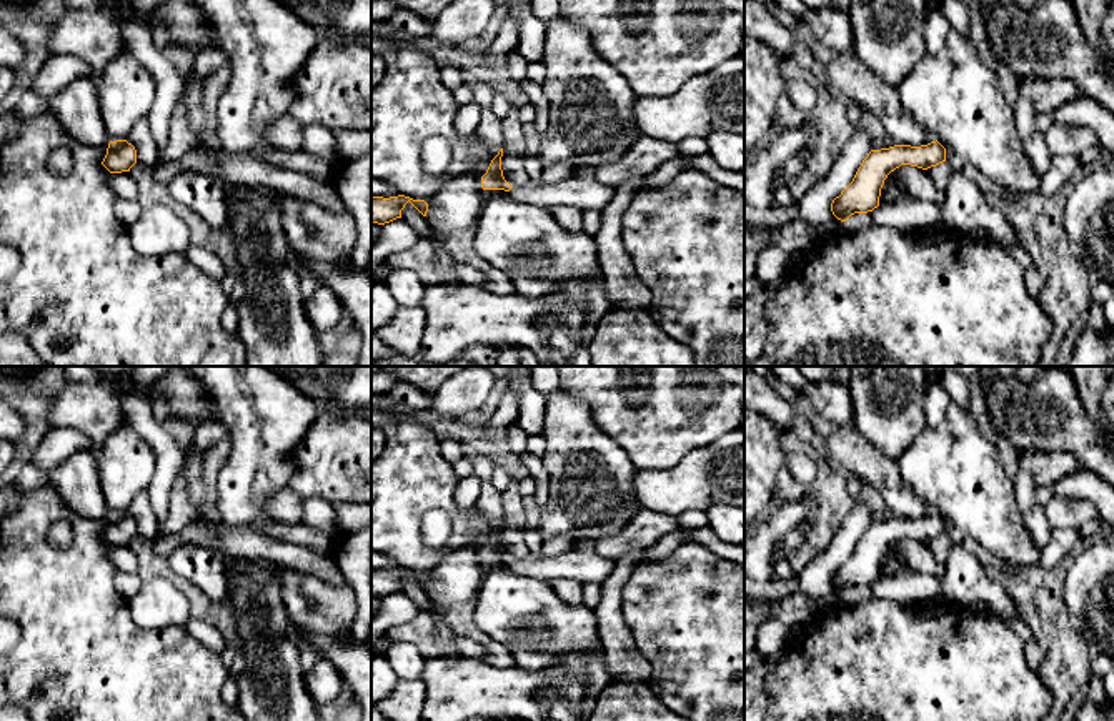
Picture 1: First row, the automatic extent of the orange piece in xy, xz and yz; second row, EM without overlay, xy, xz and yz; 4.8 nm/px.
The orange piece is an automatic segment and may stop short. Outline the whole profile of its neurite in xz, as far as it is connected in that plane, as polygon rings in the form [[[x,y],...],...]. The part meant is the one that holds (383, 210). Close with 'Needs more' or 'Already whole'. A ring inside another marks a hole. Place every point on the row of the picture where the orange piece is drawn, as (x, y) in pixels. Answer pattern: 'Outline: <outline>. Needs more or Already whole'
Outline: [[[405,195],[398,196],[371,196],[371,221],[378,225],[390,223],[401,218],[401,210],[406,203],[411,203],[423,216],[426,216],[428,203],[425,200],[413,200]]]. Already whole

